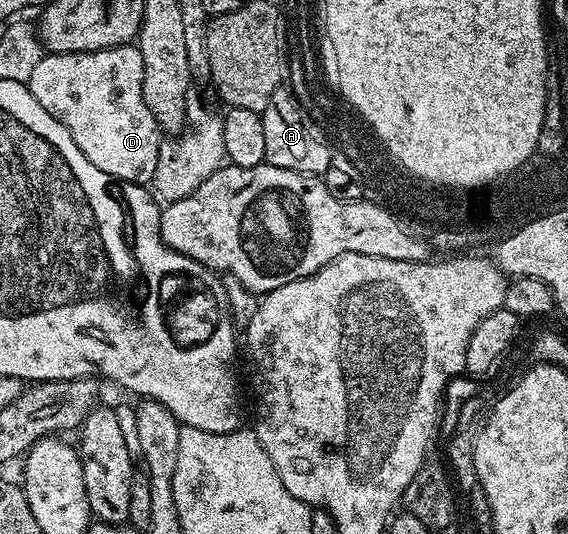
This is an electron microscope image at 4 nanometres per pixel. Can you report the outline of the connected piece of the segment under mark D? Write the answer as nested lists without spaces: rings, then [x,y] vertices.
[[[138,45],[110,47],[83,53],[44,53],[33,68],[27,87],[73,136],[73,144],[101,172],[120,182],[147,184],[155,177],[161,131],[143,99],[143,60]]]

